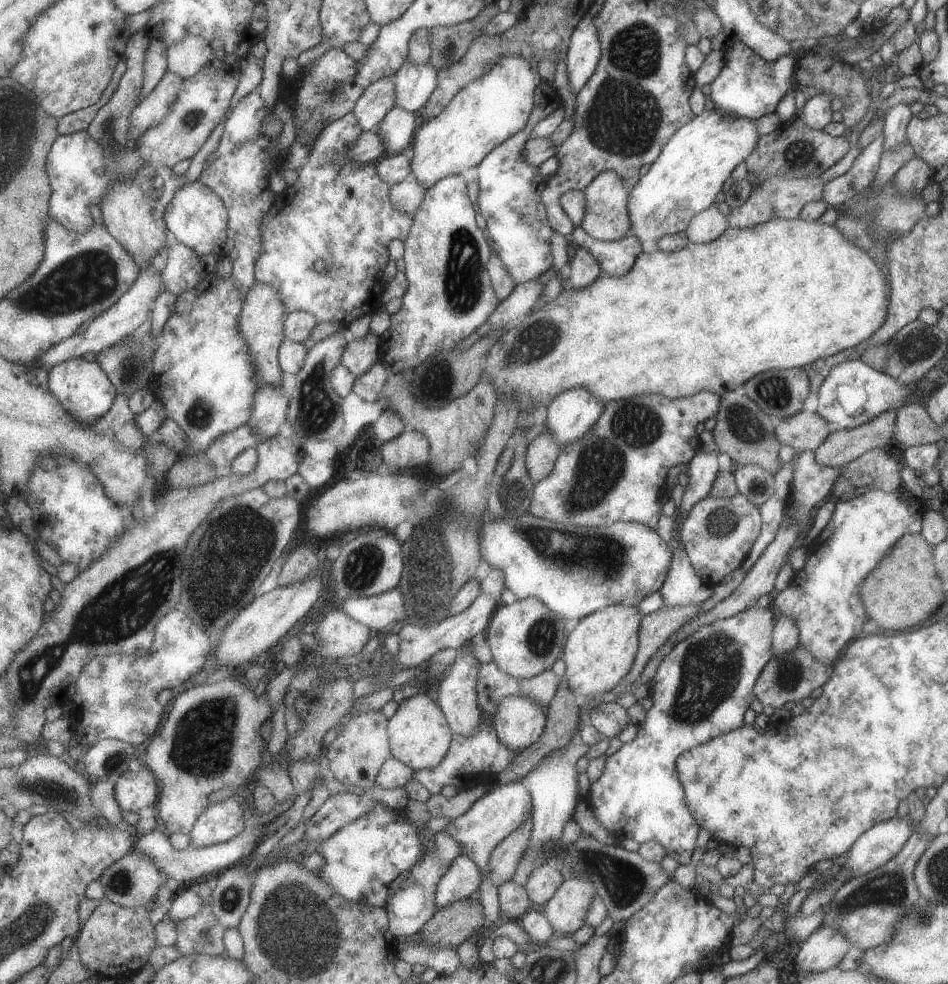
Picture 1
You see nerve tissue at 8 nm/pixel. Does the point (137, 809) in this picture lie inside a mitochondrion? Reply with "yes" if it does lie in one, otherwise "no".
no

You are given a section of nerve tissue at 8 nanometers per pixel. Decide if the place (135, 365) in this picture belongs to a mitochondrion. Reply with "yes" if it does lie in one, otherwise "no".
yes

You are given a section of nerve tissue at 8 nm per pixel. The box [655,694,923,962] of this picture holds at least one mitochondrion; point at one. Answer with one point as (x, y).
(888, 890)

